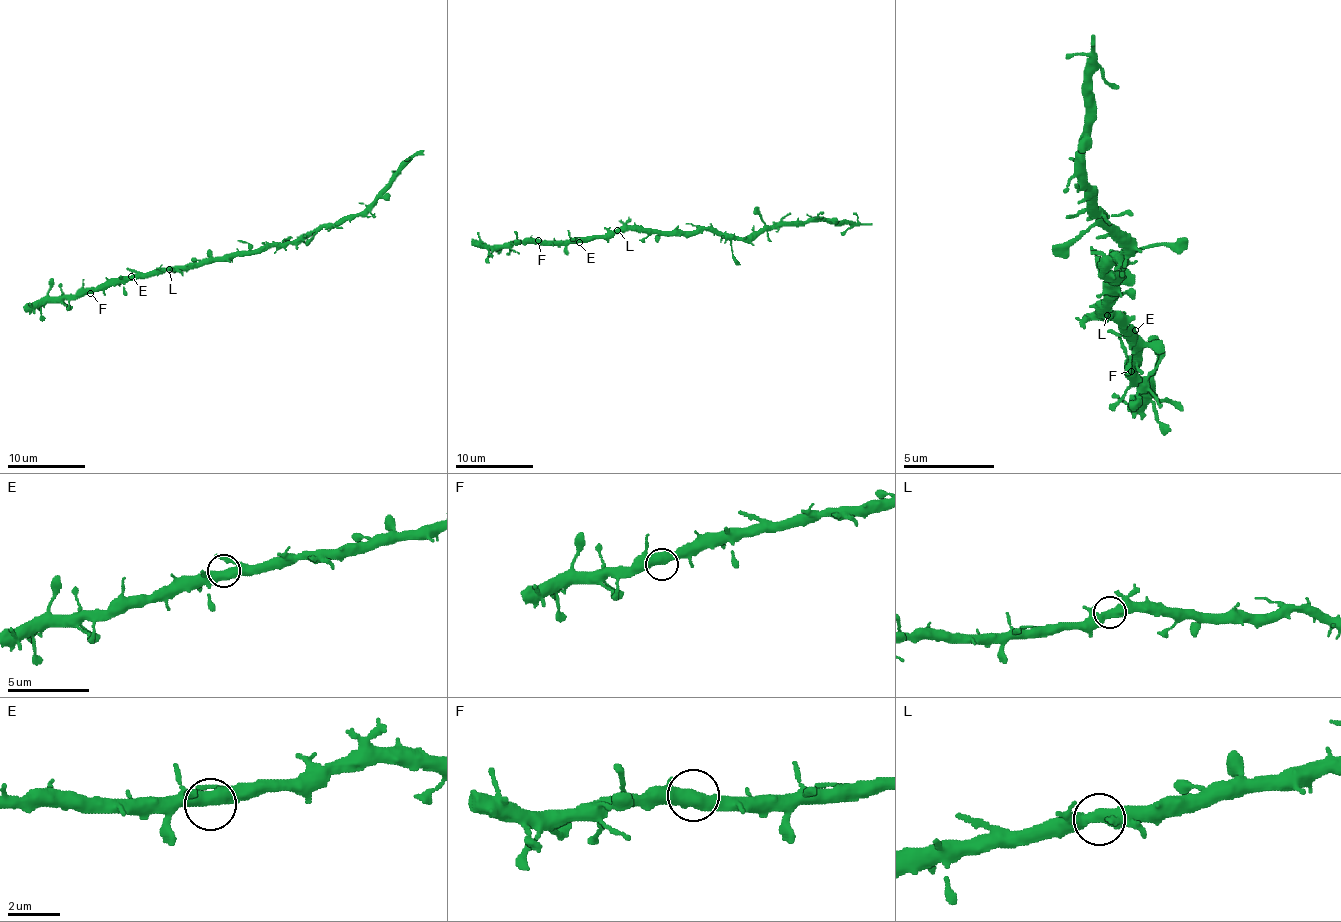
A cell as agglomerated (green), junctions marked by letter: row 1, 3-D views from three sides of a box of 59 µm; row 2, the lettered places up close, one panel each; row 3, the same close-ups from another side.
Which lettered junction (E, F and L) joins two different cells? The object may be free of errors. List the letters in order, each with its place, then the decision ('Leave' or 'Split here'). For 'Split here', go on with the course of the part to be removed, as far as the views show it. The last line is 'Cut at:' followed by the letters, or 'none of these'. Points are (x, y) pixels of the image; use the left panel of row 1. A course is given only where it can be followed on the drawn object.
E: Place: (131, 276). Leave
F: Place: (90, 293). Leave
L: Place: (169, 269). Leave
Cut at: none of these

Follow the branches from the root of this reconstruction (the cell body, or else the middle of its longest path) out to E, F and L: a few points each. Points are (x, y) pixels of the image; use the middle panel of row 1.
E: (683, 231), (617, 229), (586, 236), (579, 242)
F: (683, 231), (617, 229), (579, 240), (538, 240)
L: (683, 231), (617, 231)

